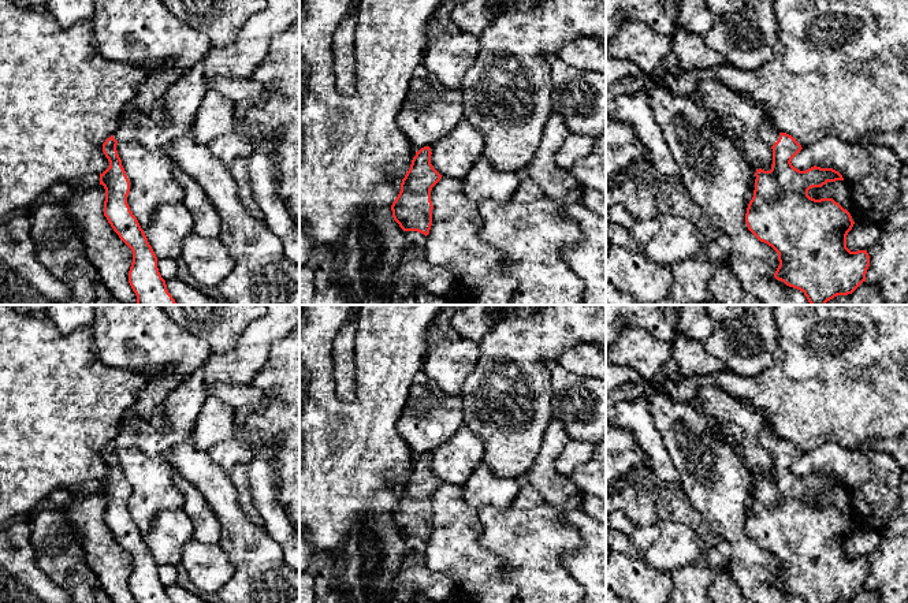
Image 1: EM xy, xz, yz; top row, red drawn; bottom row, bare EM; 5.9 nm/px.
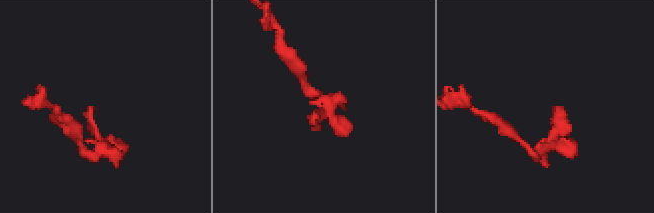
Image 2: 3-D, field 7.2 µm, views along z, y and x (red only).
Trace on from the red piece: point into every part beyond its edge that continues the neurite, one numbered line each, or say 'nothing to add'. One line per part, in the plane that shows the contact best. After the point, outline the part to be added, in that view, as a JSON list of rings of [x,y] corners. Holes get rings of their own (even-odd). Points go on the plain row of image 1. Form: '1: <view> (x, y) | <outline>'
1: yz (769, 439) | [[[764,417],[764,420],[763,420],[763,432],[760,435],[760,443],[770,453],[773,453],[779,444],[779,438],[774,432],[771,423],[767,417]]]

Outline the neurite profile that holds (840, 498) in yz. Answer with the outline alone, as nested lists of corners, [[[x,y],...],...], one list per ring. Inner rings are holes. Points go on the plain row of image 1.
[[[845,487],[827,488],[822,494],[812,494],[808,496],[808,502],[815,506],[833,505],[851,520],[853,528],[860,526],[855,520],[851,494]]]

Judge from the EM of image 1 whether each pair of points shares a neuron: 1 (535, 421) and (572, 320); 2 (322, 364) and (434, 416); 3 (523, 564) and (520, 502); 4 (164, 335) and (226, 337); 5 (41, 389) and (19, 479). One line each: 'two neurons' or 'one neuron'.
1: one neuron
2: two neurons
3: two neurons
4: two neurons
5: one neuron

